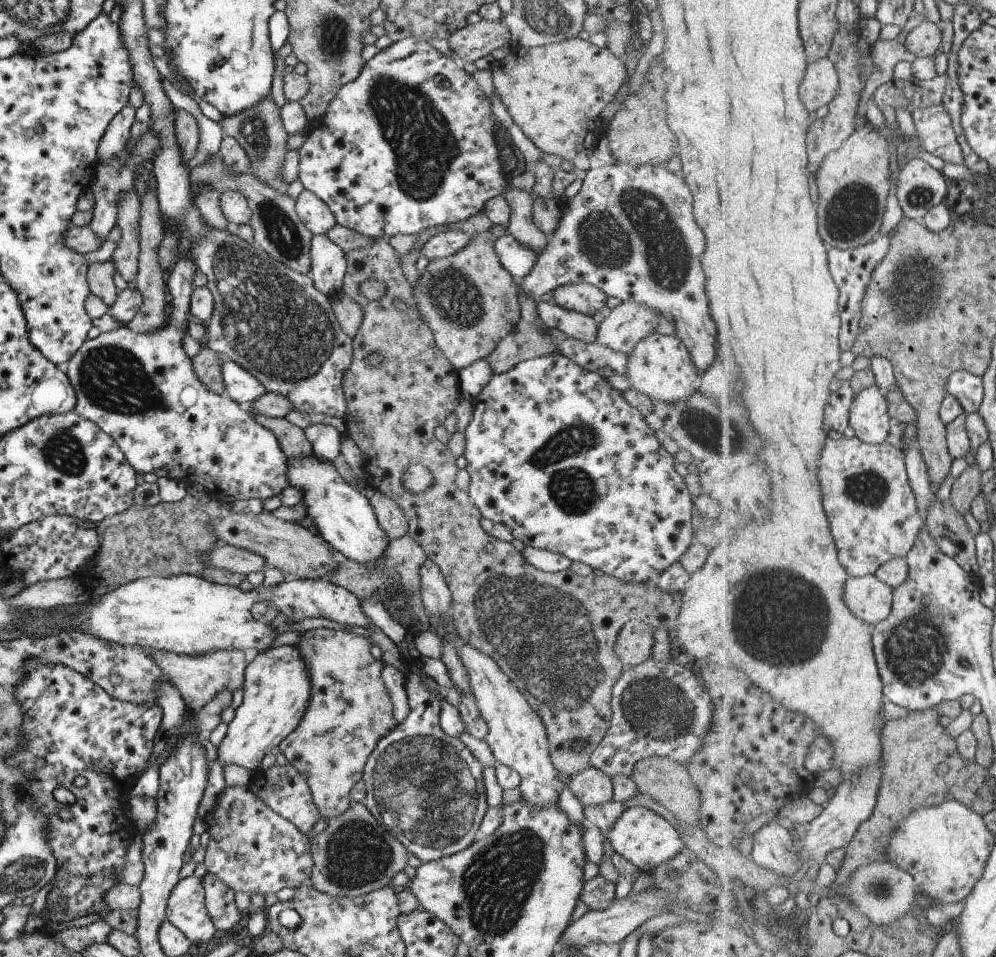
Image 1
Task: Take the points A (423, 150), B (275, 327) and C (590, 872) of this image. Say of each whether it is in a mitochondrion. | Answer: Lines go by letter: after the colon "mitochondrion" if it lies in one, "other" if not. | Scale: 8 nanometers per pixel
A: mitochondrion
B: mitochondrion
C: other

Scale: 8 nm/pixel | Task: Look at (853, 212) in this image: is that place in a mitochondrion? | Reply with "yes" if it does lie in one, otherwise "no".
yes

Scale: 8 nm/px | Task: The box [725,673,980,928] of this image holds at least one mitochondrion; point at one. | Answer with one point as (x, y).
(879, 888)

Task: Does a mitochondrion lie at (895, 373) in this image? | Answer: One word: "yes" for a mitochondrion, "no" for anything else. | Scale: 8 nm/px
no

